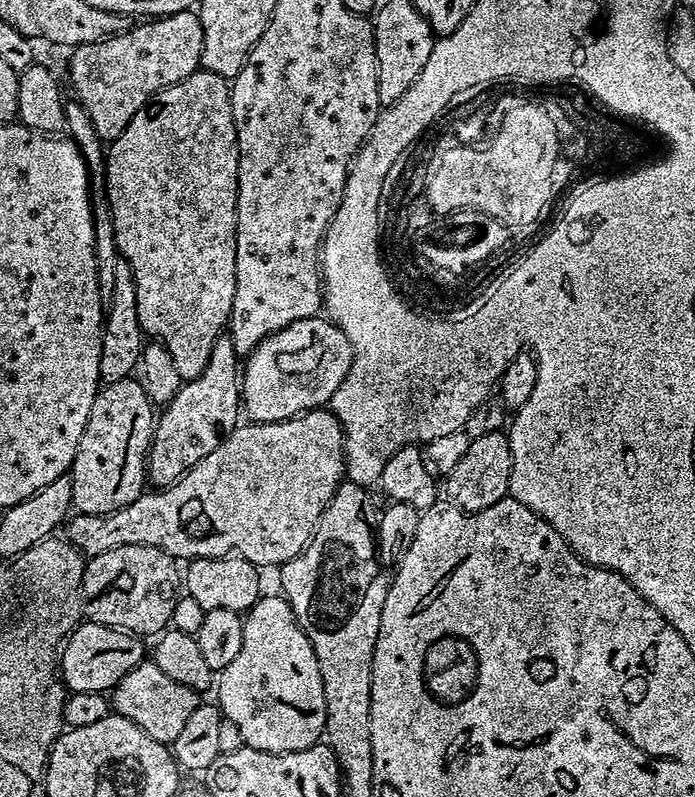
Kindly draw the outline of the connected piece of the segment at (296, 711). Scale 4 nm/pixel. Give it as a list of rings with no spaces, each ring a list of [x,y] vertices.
[[[261,595],[243,617],[244,629],[242,630],[241,645],[238,646],[238,655],[235,656],[234,662],[230,662],[230,666],[226,666],[218,673],[217,680],[220,681],[216,684],[216,698],[214,700],[222,713],[223,719],[229,720],[238,730],[241,741],[247,747],[259,752],[272,752],[276,756],[280,756],[283,752],[301,752],[311,748],[321,739],[324,731],[324,699],[321,696],[320,675],[316,673],[316,659],[312,656],[312,648],[308,645],[308,640],[300,633],[300,627],[296,625],[296,620],[293,619],[292,612],[288,609],[288,603],[284,601],[281,595],[275,595]]]

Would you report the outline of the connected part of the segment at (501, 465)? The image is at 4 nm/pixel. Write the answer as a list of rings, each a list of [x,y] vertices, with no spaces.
[[[488,430],[483,436],[472,438],[458,464],[443,473],[440,481],[444,481],[438,484],[439,495],[444,495],[443,503],[458,512],[477,512],[500,503],[506,488],[509,463],[508,441],[503,431]]]

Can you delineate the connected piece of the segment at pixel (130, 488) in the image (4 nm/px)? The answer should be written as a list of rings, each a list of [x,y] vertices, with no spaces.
[[[133,378],[104,384],[97,391],[70,469],[72,508],[79,515],[108,516],[141,496],[146,486],[146,464],[128,452],[128,439],[132,432],[147,433],[153,416],[149,400]]]

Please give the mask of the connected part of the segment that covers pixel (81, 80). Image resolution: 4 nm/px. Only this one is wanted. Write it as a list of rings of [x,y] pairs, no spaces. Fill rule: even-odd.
[[[195,11],[176,12],[172,16],[157,16],[133,23],[130,30],[119,32],[117,36],[108,36],[105,40],[90,42],[86,46],[71,49],[68,60],[68,80],[72,83],[72,92],[80,103],[82,111],[92,123],[92,132],[101,136],[104,142],[111,142],[122,134],[130,118],[151,100],[155,92],[161,92],[166,86],[174,86],[198,68],[198,37],[200,23]]]

